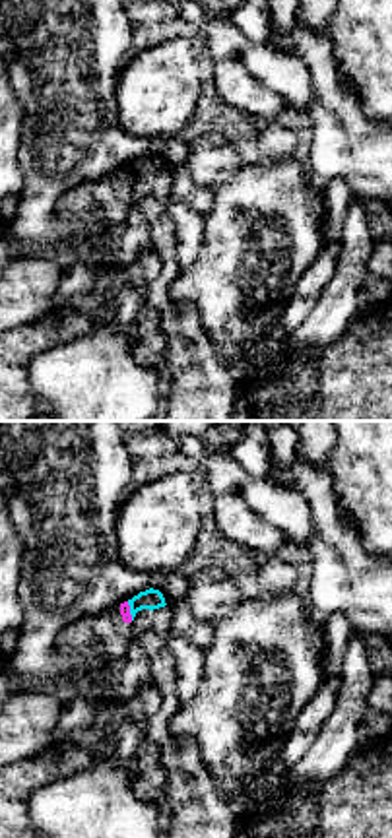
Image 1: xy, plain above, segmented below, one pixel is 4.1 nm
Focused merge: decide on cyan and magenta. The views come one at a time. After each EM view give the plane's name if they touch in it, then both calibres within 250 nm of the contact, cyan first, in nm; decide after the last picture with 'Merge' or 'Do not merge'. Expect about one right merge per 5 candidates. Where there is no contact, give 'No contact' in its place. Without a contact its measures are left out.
Touches cyan in xy. Thickness 80 nm (cyan) against 50 nm

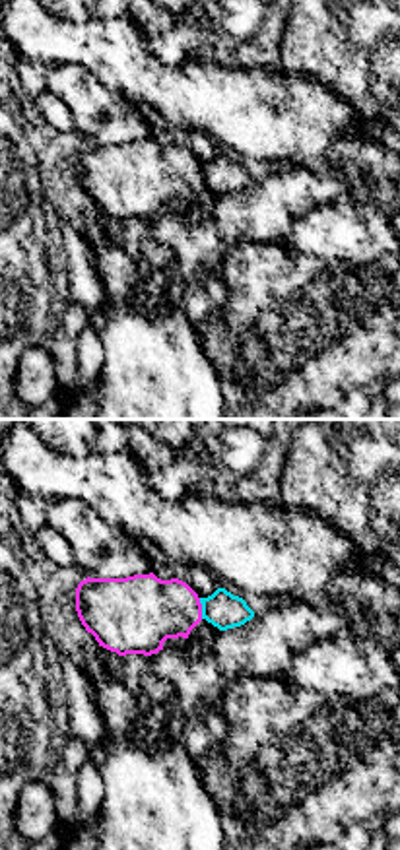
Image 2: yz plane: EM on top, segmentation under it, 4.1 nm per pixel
Touches cyan in yz. Thickness 150 nm (cyan) against 300 nm

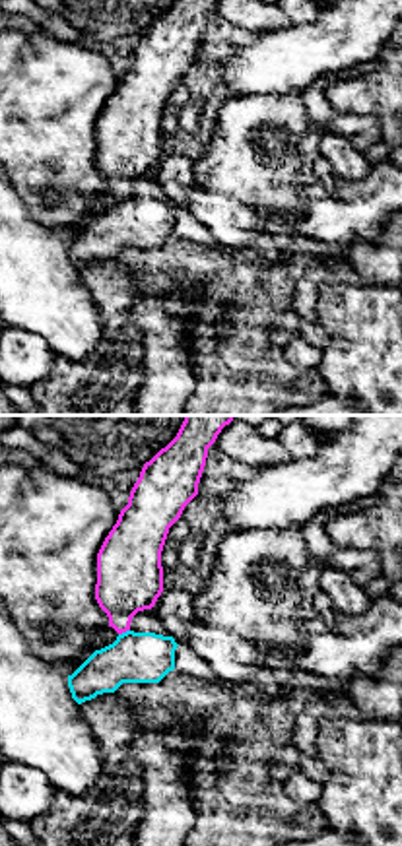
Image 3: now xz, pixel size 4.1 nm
Touches cyan in xz. Thickness 200 nm (cyan) against 280 nm

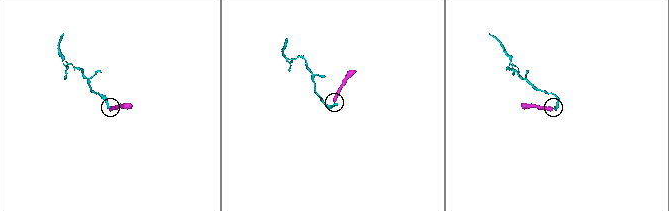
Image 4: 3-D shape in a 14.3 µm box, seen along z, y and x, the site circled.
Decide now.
Do not merge

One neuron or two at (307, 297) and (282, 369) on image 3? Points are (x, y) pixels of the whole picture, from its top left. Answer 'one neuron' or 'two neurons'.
two neurons

